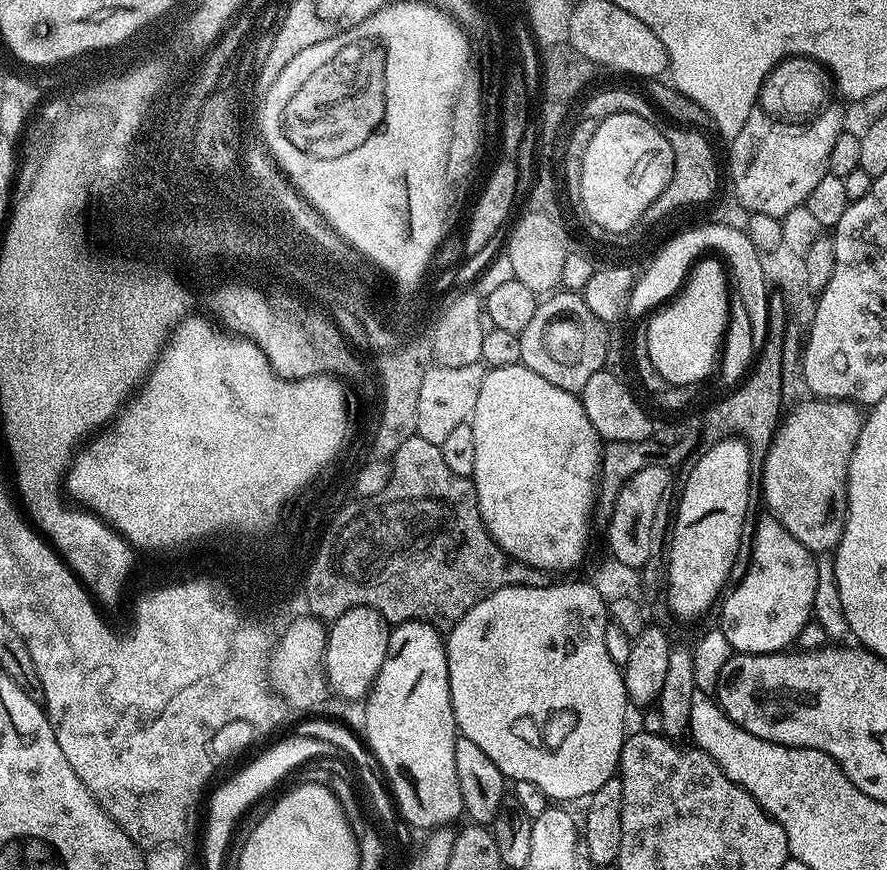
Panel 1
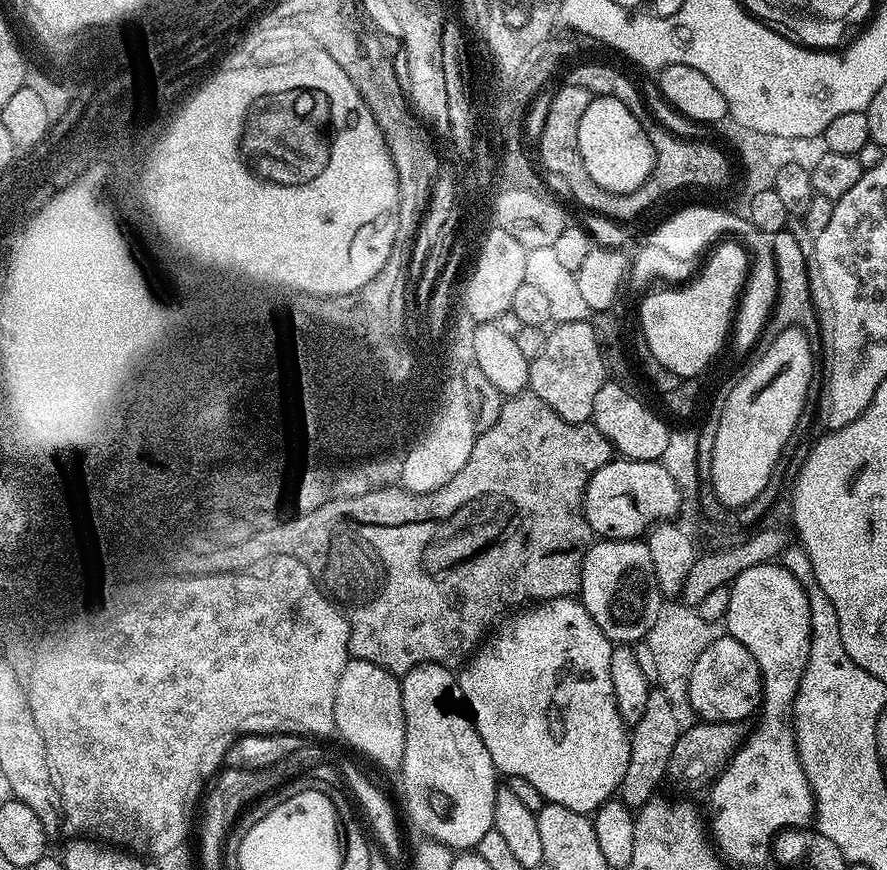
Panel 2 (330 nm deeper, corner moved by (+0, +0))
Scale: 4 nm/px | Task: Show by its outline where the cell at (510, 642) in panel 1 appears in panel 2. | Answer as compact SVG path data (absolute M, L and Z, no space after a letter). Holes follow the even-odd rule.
M560 596L557 600L545 600L520 611L524 610L525 612L518 613L513 620L506 621L496 633L493 631L477 647L470 662L463 665L464 673L458 676L459 695L462 700L464 695L463 703L466 708L468 703L467 711L472 717L472 723L476 725L486 750L490 750L490 758L494 762L497 773L505 777L526 778L526 782L533 784L538 789L538 794L542 794L547 803L566 806L566 810L575 812L595 813L597 808L602 807L617 795L622 778L626 778L626 766L630 766L630 732L624 719L618 714L614 686L610 683L610 654L614 647L613 641L609 640L607 634L598 627L594 618L590 618L590 614L584 609L579 599Z

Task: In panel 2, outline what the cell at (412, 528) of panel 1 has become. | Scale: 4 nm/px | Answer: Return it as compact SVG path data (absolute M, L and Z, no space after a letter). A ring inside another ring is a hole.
M525 390L509 395L505 399L502 414L498 414L498 422L494 422L490 430L477 435L474 450L470 450L470 458L466 458L466 466L462 466L462 470L458 470L458 474L454 474L450 482L446 482L433 492L416 492L416 500L420 500L420 516L408 516L408 512L400 512L400 508L408 508L408 504L400 504L400 496L404 496L407 488L397 487L396 500L392 500L392 516L384 512L380 520L372 520L372 516L366 516L360 512L355 517L356 521L352 526L344 526L344 521L354 515L354 509L348 506L348 500L345 500L337 504L328 504L321 511L313 512L312 516L305 517L304 520L297 520L296 523L285 524L284 527L272 529L271 532L264 532L264 535L256 536L251 543L239 545L238 548L228 549L228 551L216 552L210 556L193 557L186 562L193 567L195 574L201 571L226 574L230 569L242 568L254 558L265 555L265 553L294 552L300 560L306 561L306 570L310 572L320 591L344 613L344 618L348 621L349 657L380 664L397 678L402 678L410 670L414 670L417 664L442 664L445 668L452 670L455 669L455 664L463 665L475 653L489 631L488 623L507 604L521 603L520 605L523 605L525 602L557 600L560 596L572 598L579 593L584 559L588 549L594 543L594 533L588 525L588 519L584 517L584 491L592 475L613 458L612 443L598 431L595 424L566 422L566 418L550 410L550 406L542 402L542 398L538 398L530 390Z

